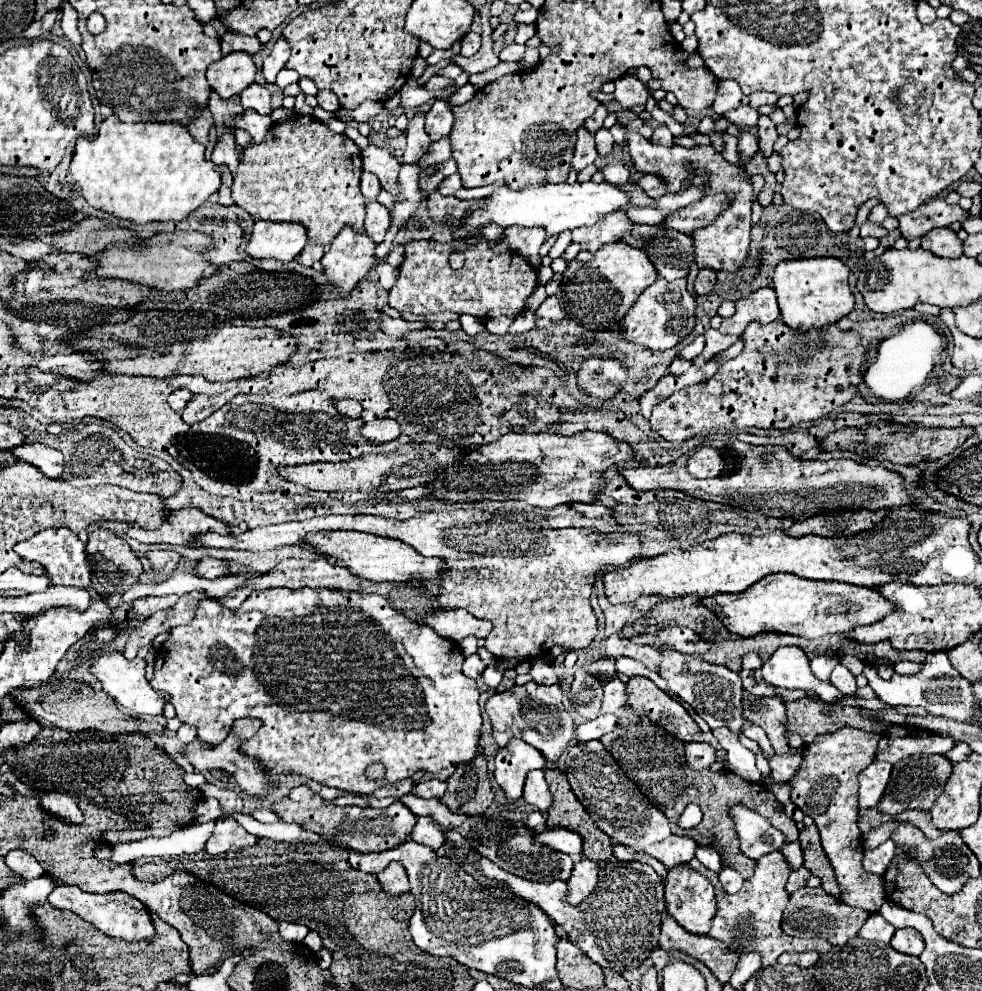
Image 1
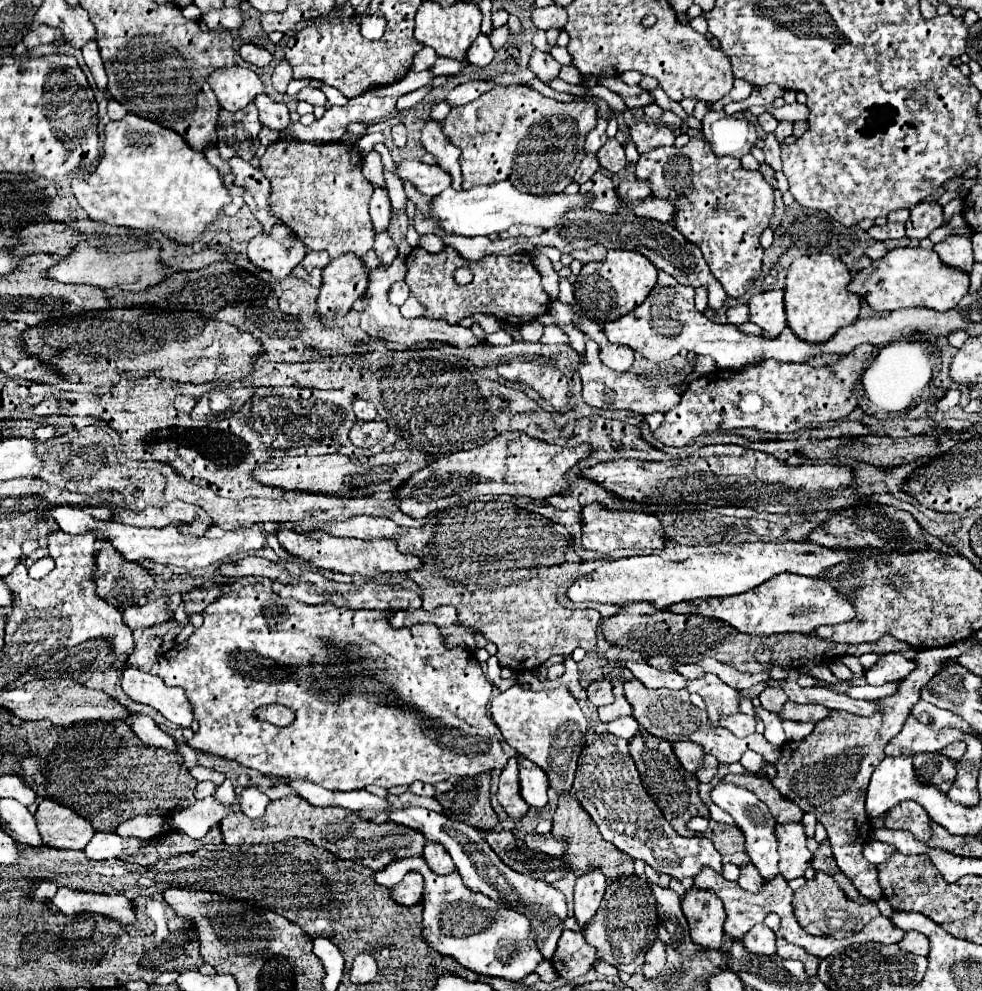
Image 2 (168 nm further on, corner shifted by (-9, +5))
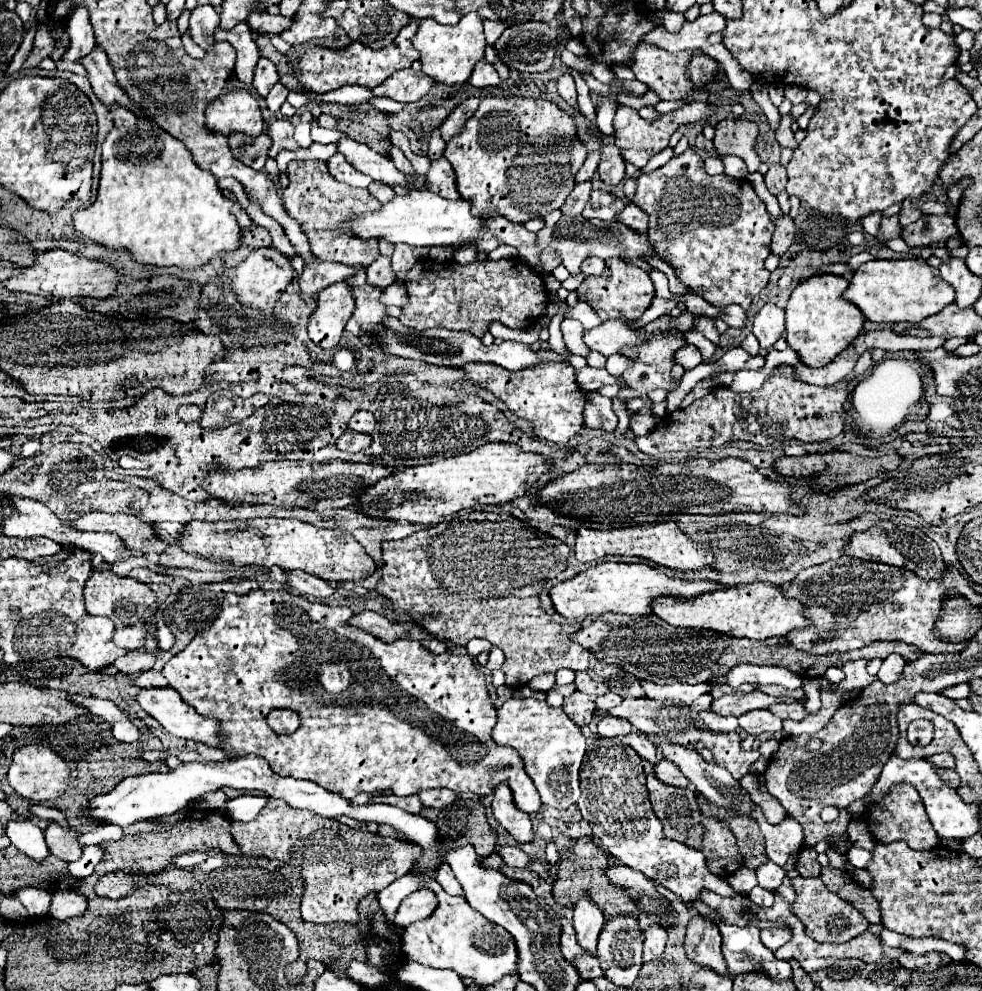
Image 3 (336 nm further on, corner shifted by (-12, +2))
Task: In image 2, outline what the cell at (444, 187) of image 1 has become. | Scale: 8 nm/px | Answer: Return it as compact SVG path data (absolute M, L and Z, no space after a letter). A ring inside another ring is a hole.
M403 160L397 166L397 174L401 180L409 180L411 184L415 184L417 190L427 196L437 196L451 186L451 174L445 174L445 170L441 170L437 164Z

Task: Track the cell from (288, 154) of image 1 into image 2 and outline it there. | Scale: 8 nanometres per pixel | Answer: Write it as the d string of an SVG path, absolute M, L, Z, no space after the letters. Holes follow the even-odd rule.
M277 140L267 146L267 152L259 158L259 168L271 182L269 206L277 218L293 228L293 232L305 242L309 250L327 250L331 258L345 252L355 252L365 256L373 248L373 222L369 216L369 198L373 194L373 184L363 176L363 156L353 144L347 142L297 142L297 140Z

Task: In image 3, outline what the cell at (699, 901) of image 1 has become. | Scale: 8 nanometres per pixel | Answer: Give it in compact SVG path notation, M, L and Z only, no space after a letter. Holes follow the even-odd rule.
M698 915L690 919L686 939L684 939L684 949L690 961L710 967L714 973L726 975L728 969L724 965L720 945L722 945L720 931L708 917Z

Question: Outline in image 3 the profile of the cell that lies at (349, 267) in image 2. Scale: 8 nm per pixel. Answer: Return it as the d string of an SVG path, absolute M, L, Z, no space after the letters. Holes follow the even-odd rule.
M332 283L316 299L316 309L308 323L308 337L322 349L336 347L352 313L354 301L350 287L346 283Z

